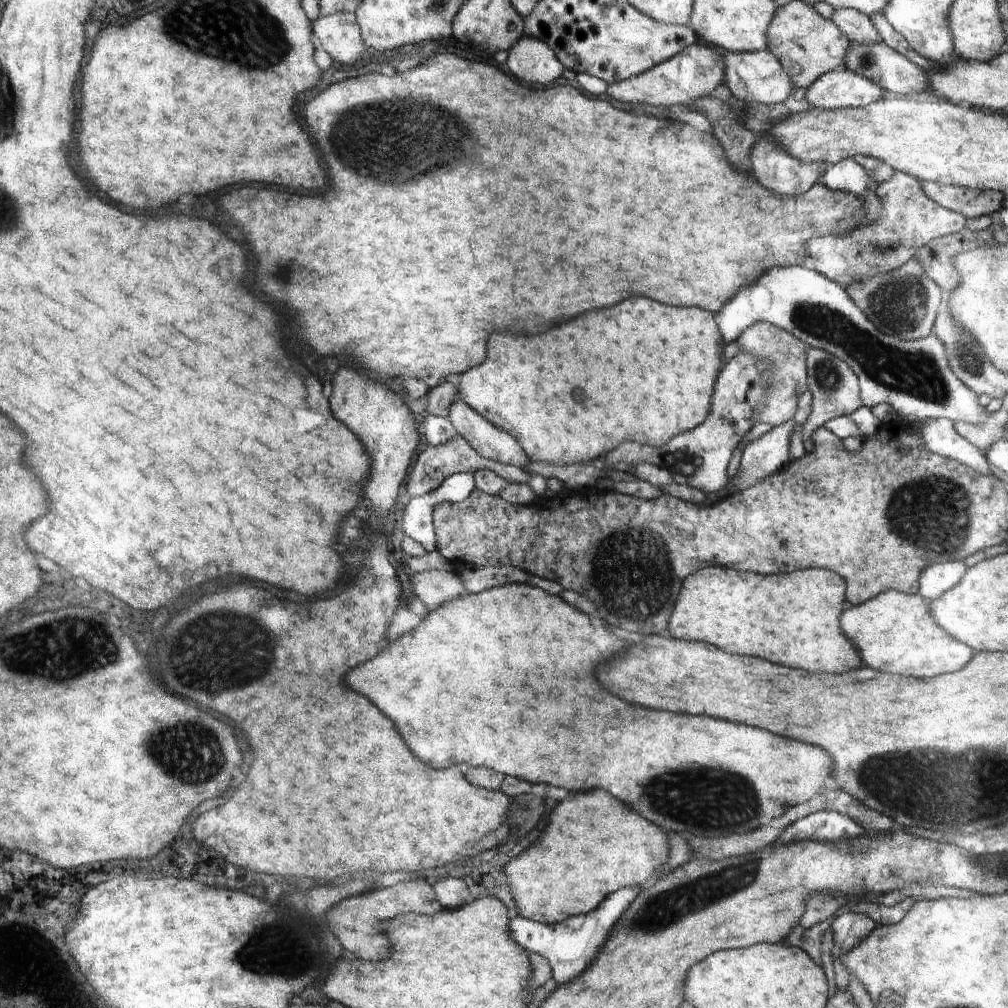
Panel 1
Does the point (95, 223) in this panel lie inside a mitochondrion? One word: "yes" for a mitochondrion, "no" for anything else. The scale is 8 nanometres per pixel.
no

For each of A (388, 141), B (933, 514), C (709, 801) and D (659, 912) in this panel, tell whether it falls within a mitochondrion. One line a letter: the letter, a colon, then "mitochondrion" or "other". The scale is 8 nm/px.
A: mitochondrion
B: mitochondrion
C: mitochondrion
D: mitochondrion

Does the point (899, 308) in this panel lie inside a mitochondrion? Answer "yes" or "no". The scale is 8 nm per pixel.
yes

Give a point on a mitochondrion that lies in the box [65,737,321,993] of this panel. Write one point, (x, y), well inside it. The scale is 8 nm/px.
(265, 958)

